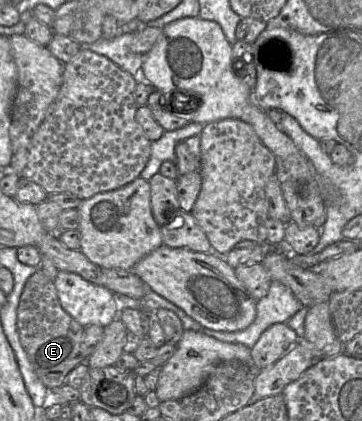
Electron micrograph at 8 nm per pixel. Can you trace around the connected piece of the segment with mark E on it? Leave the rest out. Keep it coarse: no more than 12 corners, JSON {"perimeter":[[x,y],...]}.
{"perimeter":[[41,267],[25,283],[17,329],[49,390],[88,359],[85,327]]}

